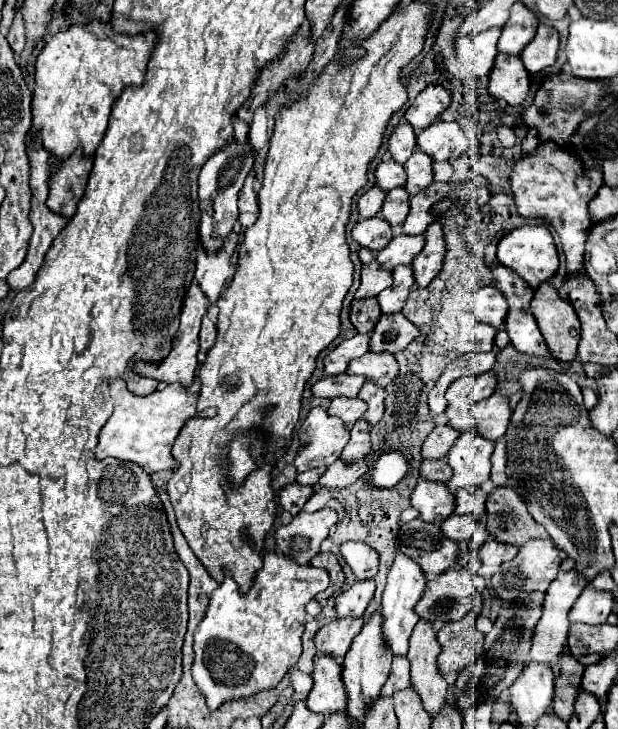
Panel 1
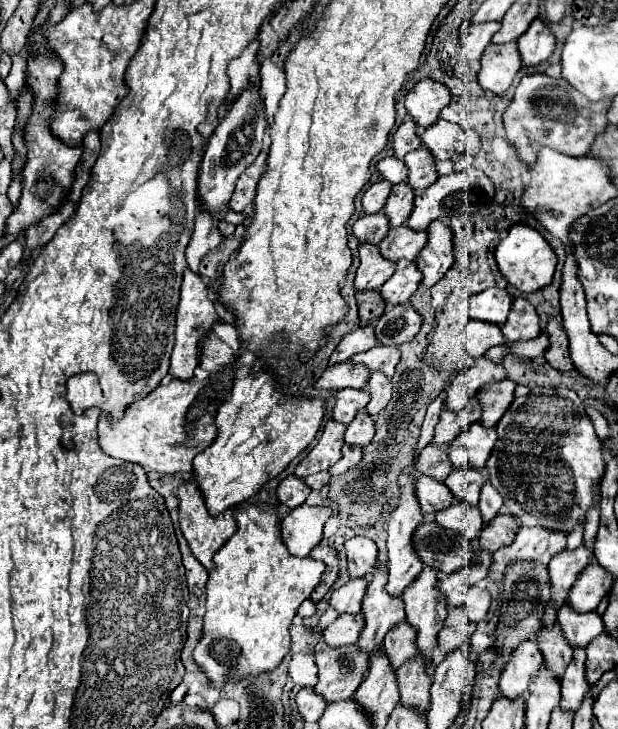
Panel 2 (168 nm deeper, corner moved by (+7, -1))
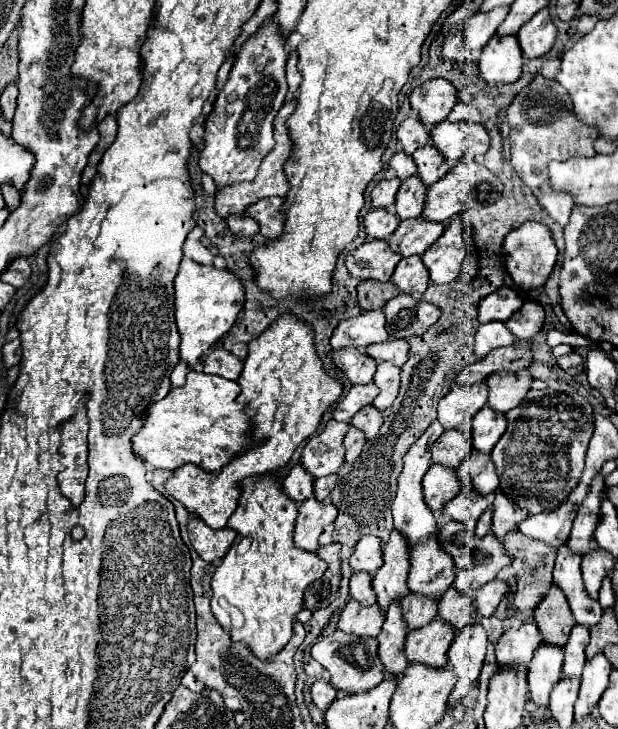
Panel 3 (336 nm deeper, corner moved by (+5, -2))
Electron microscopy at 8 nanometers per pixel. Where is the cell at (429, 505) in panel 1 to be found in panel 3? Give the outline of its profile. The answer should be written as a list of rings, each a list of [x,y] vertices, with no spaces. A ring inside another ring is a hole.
[[[433,464],[423,478],[423,492],[427,506],[433,512],[441,510],[459,492],[459,476],[455,476],[455,468]]]

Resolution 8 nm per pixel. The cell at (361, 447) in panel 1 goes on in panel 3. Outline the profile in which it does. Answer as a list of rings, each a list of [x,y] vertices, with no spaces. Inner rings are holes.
[[[369,404],[369,406],[363,406],[363,408],[353,416],[351,424],[353,424],[355,428],[363,430],[365,438],[367,438],[367,440],[371,440],[371,438],[375,438],[375,436],[377,436],[379,428],[381,428],[381,424],[383,424],[381,410],[377,410],[377,408],[375,408],[375,406],[371,406],[371,404]]]

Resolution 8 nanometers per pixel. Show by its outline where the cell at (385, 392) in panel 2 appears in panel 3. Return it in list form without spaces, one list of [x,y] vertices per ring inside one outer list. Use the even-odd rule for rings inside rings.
[[[381,362],[377,366],[375,384],[379,386],[379,394],[373,400],[375,408],[385,410],[393,404],[393,400],[397,398],[397,392],[399,392],[399,378],[401,378],[399,374],[401,374],[401,368],[391,364],[391,362]]]

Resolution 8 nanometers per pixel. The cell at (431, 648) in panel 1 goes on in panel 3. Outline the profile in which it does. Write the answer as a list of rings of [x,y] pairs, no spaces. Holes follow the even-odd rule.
[[[437,536],[411,550],[411,570],[407,586],[415,594],[429,594],[441,598],[441,594],[455,580],[455,564],[451,556],[439,546]]]

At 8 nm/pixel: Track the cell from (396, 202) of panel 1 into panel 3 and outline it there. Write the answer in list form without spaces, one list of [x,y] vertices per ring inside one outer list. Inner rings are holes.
[[[417,174],[403,180],[403,184],[397,192],[397,200],[395,200],[397,216],[401,220],[419,218],[421,210],[423,210],[423,204],[425,204],[425,196],[427,196],[427,186],[419,180]]]

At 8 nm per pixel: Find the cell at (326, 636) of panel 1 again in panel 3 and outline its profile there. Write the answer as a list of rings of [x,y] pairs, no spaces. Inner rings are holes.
[[[349,600],[341,612],[337,628],[357,636],[377,636],[381,632],[383,620],[385,612],[377,604],[361,606],[357,600]]]

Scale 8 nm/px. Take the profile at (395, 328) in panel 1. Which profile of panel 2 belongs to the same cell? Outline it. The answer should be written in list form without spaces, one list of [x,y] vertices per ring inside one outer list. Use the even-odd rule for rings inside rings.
[[[409,305],[399,307],[387,307],[385,313],[379,317],[375,335],[379,345],[401,345],[405,341],[411,341],[421,329],[421,317],[419,313]]]

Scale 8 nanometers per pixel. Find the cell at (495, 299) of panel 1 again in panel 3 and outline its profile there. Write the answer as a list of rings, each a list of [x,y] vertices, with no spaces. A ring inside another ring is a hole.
[[[501,286],[499,290],[495,290],[493,294],[485,296],[479,304],[479,322],[487,324],[487,322],[505,322],[519,306],[523,306],[523,298],[511,290],[509,286]]]

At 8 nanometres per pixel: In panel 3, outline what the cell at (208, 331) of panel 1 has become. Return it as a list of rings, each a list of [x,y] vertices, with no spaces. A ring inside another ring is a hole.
[[[223,348],[211,350],[209,356],[203,360],[203,372],[205,374],[223,376],[227,380],[237,380],[241,370],[243,370],[243,362]]]

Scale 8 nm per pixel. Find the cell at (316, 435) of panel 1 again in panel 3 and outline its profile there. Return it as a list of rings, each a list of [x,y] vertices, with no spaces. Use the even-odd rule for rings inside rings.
[[[329,420],[321,434],[309,438],[303,448],[301,464],[311,472],[315,478],[337,474],[339,466],[345,462],[345,448],[343,438],[347,434],[349,424]]]

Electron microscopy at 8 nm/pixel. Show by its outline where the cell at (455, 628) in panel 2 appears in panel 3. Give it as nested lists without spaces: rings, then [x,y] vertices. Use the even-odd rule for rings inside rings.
[[[451,586],[439,600],[439,618],[447,620],[459,632],[463,626],[475,622],[475,602]]]

